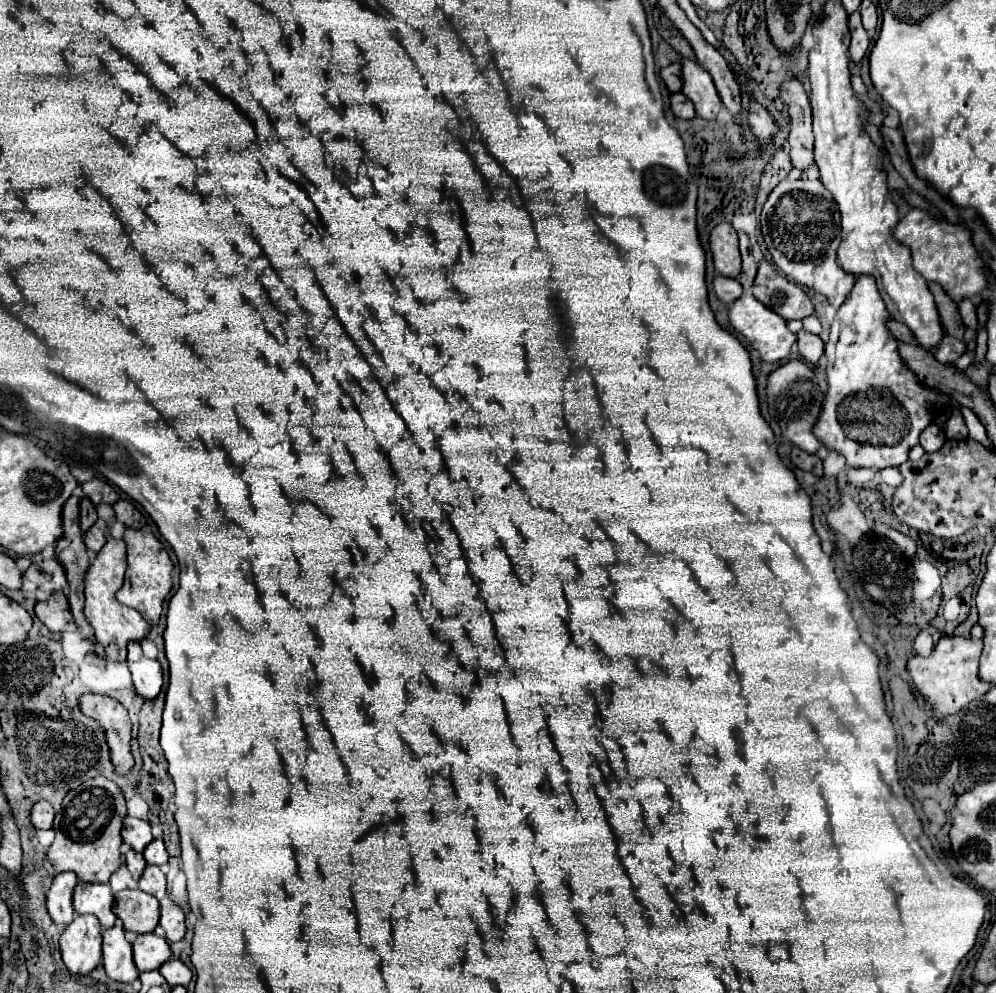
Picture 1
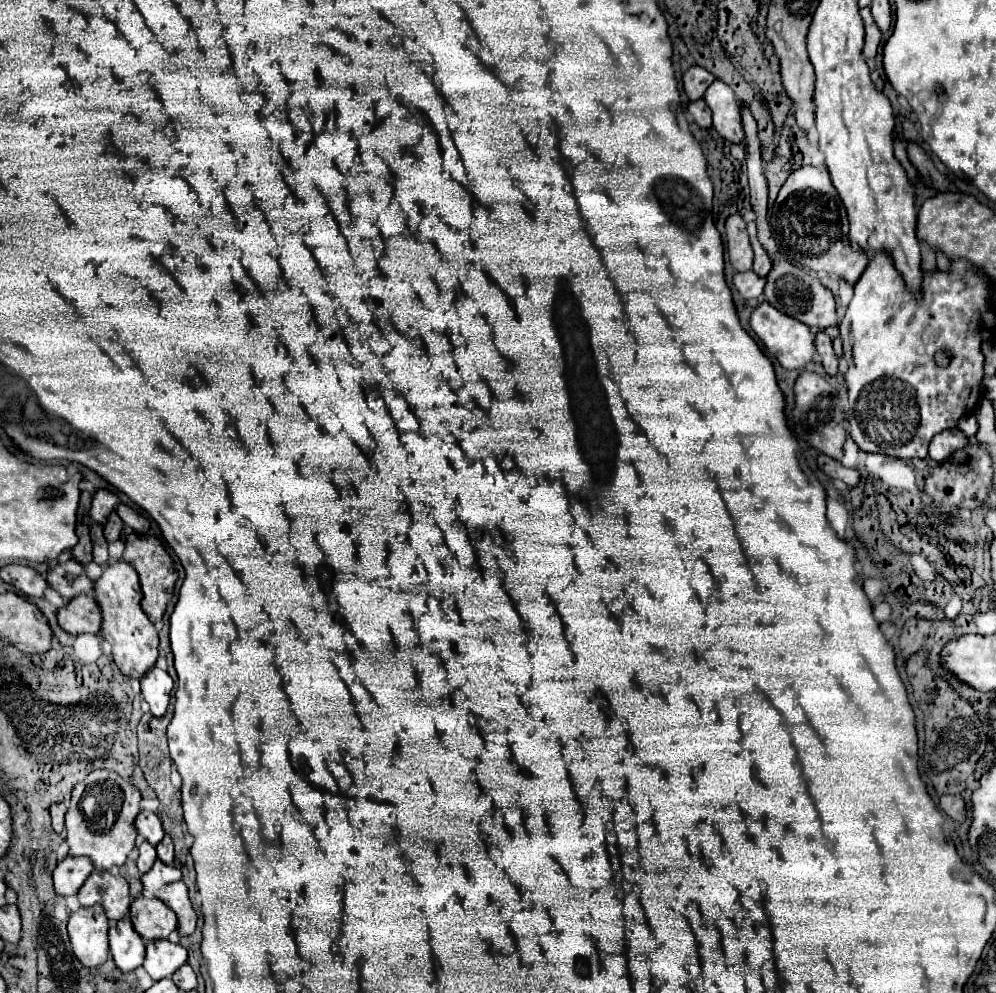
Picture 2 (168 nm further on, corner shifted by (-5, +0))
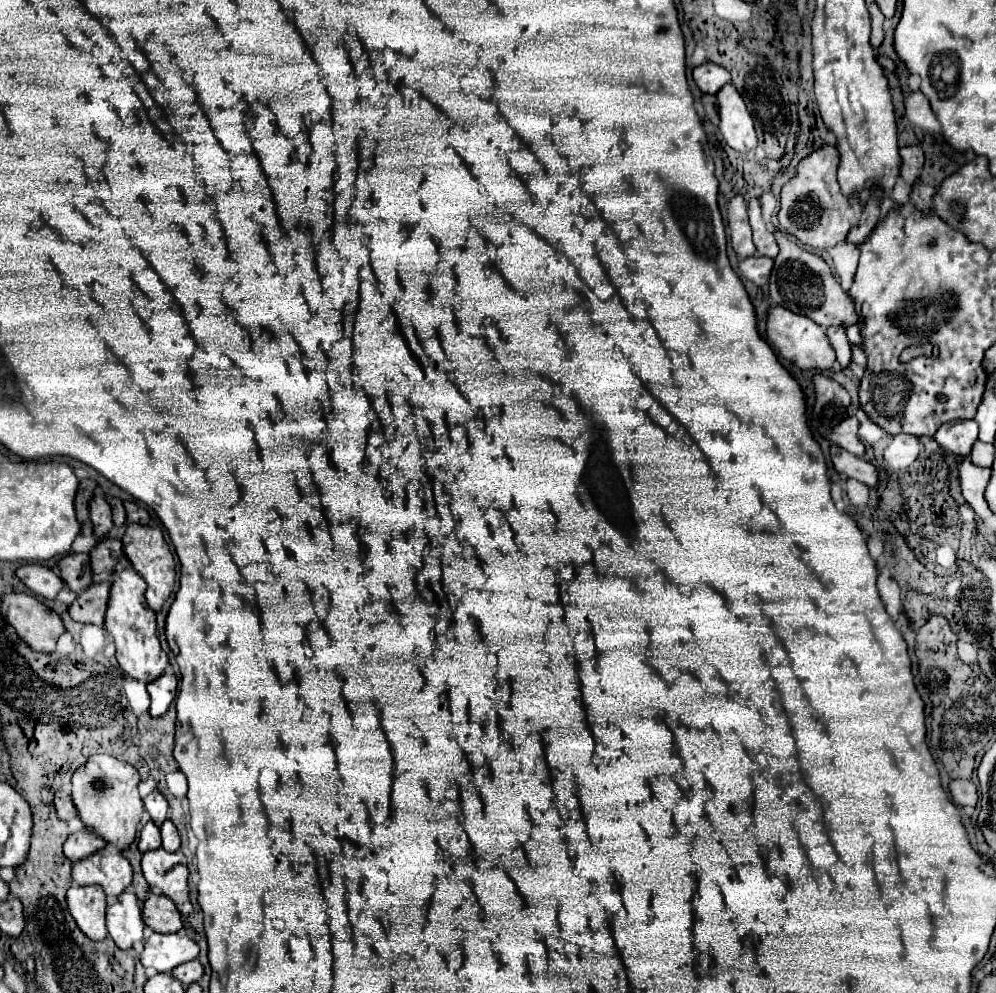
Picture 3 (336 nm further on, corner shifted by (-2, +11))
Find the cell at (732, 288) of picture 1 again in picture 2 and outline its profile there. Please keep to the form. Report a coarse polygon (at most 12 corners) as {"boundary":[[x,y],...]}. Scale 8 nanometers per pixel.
{"boundary":[[736,272],[732,284],[744,300],[758,298],[766,280]]}

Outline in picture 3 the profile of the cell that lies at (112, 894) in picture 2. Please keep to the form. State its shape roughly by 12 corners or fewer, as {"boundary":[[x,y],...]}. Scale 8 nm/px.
{"boundary":[[101,849],[73,863],[77,885],[97,883],[107,897],[131,885],[121,853]]}

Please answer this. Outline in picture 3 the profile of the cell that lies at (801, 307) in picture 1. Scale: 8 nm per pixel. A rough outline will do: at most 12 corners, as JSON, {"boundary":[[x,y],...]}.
{"boundary":[[775,233],[771,299],[821,327],[857,325],[821,255]]}

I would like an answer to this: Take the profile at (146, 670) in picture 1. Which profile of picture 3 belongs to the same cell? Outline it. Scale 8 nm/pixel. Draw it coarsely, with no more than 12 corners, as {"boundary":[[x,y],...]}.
{"boundary":[[165,673],[151,681],[149,713],[161,717],[177,695],[177,679]]}

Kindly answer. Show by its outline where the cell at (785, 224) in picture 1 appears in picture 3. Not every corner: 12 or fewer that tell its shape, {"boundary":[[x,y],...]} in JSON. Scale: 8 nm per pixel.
{"boundary":[[837,147],[781,189],[779,227],[807,249],[845,241],[861,201],[841,193]]}

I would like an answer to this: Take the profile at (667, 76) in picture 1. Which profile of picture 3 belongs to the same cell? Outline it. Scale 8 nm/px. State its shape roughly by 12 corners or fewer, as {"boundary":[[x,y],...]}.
{"boundary":[[703,63],[693,79],[703,93],[731,83],[731,73],[721,65]]}

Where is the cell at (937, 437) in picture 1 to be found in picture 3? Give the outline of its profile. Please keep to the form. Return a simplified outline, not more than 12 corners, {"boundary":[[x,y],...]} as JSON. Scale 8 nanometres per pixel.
{"boundary":[[973,419],[949,421],[935,441],[957,457],[967,457],[977,441]]}

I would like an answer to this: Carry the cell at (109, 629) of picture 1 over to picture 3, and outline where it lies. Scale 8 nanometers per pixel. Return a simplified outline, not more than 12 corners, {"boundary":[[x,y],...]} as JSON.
{"boundary":[[113,573],[105,627],[117,661],[151,683],[169,665],[145,605],[147,583]]}

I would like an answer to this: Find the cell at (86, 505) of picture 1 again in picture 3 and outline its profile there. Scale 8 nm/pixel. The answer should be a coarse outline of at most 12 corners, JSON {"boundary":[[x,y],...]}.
{"boundary":[[107,539],[91,551],[93,573],[113,573],[123,545]]}

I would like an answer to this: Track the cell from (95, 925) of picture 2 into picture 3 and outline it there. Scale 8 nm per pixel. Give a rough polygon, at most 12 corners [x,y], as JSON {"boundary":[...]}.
{"boundary":[[71,885],[67,905],[93,941],[107,937],[101,885]]}

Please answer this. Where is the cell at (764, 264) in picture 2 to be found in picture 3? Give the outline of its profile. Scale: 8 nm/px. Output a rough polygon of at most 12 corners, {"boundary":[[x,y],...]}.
{"boundary":[[759,199],[749,201],[757,253],[777,257],[775,235],[761,217]]}

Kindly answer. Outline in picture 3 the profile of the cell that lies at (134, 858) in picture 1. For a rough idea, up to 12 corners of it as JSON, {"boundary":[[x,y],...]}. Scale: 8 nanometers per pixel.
{"boundary":[[149,821],[139,833],[139,851],[161,847],[161,831]]}

